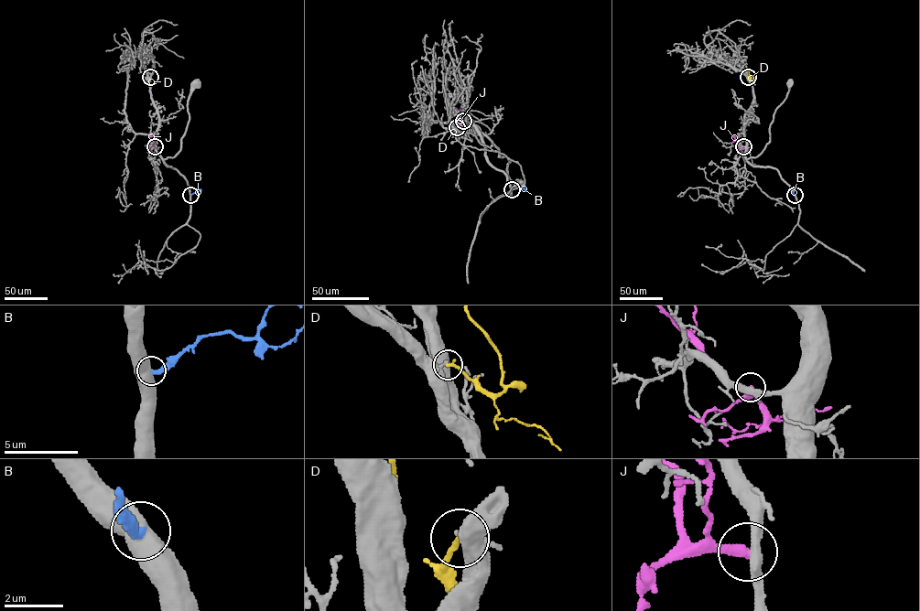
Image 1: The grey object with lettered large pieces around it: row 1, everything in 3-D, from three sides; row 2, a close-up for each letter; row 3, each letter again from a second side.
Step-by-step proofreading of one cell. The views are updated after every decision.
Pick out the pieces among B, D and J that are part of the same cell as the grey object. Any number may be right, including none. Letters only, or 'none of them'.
none of them

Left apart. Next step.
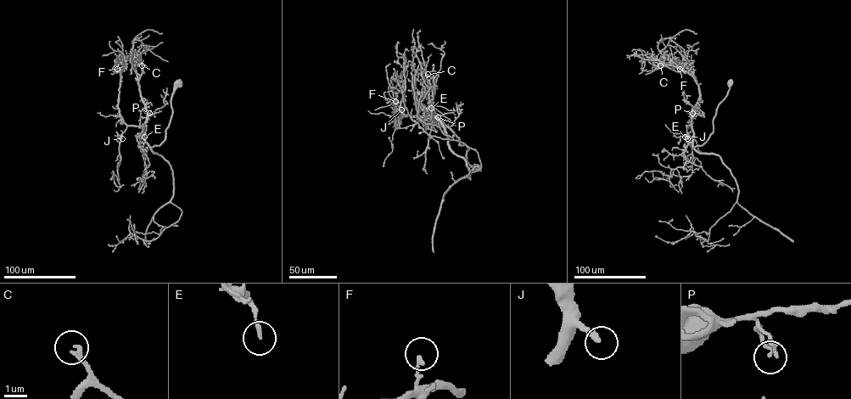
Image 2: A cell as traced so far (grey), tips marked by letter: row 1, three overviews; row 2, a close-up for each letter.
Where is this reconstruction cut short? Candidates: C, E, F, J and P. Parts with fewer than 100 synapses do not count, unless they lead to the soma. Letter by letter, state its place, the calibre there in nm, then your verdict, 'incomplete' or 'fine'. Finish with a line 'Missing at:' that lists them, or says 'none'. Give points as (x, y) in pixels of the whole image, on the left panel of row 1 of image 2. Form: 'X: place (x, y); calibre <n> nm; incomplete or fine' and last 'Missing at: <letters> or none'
C: place (142, 65); calibre 240 nm; fine
E: place (144, 137); calibre 150 nm; fine
F: place (117, 69); calibre 170 nm; fine
J: place (122, 138); calibre 240 nm; incomplete
P: place (149, 113); calibre 130 nm; fine
Missing at: J

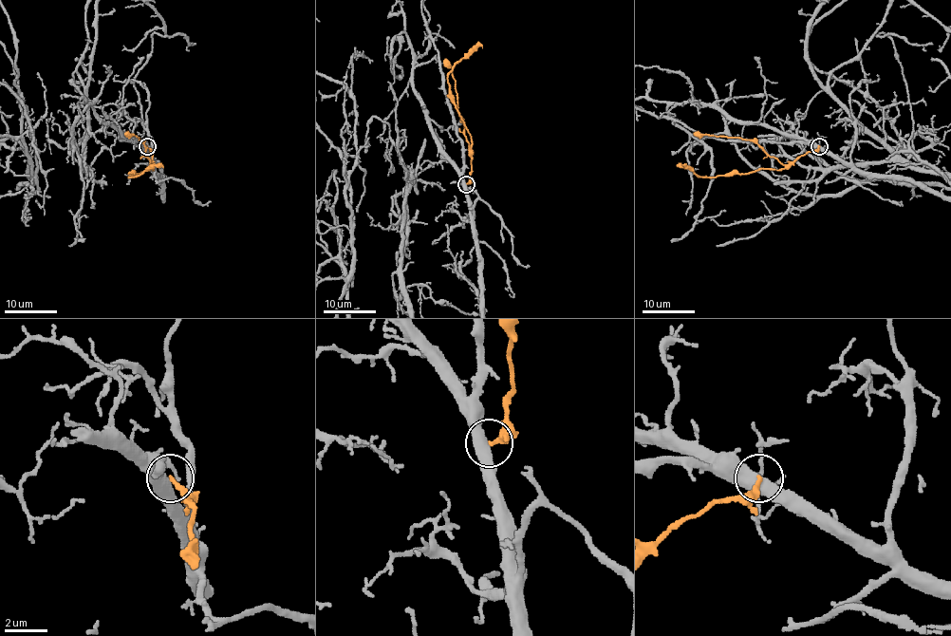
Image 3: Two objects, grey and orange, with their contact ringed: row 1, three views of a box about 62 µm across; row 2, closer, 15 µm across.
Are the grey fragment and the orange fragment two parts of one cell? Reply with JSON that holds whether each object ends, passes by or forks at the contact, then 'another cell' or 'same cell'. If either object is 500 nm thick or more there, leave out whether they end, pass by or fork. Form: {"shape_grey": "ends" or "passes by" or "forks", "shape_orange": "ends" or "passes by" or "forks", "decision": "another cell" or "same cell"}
{"decision": "another cell"}

